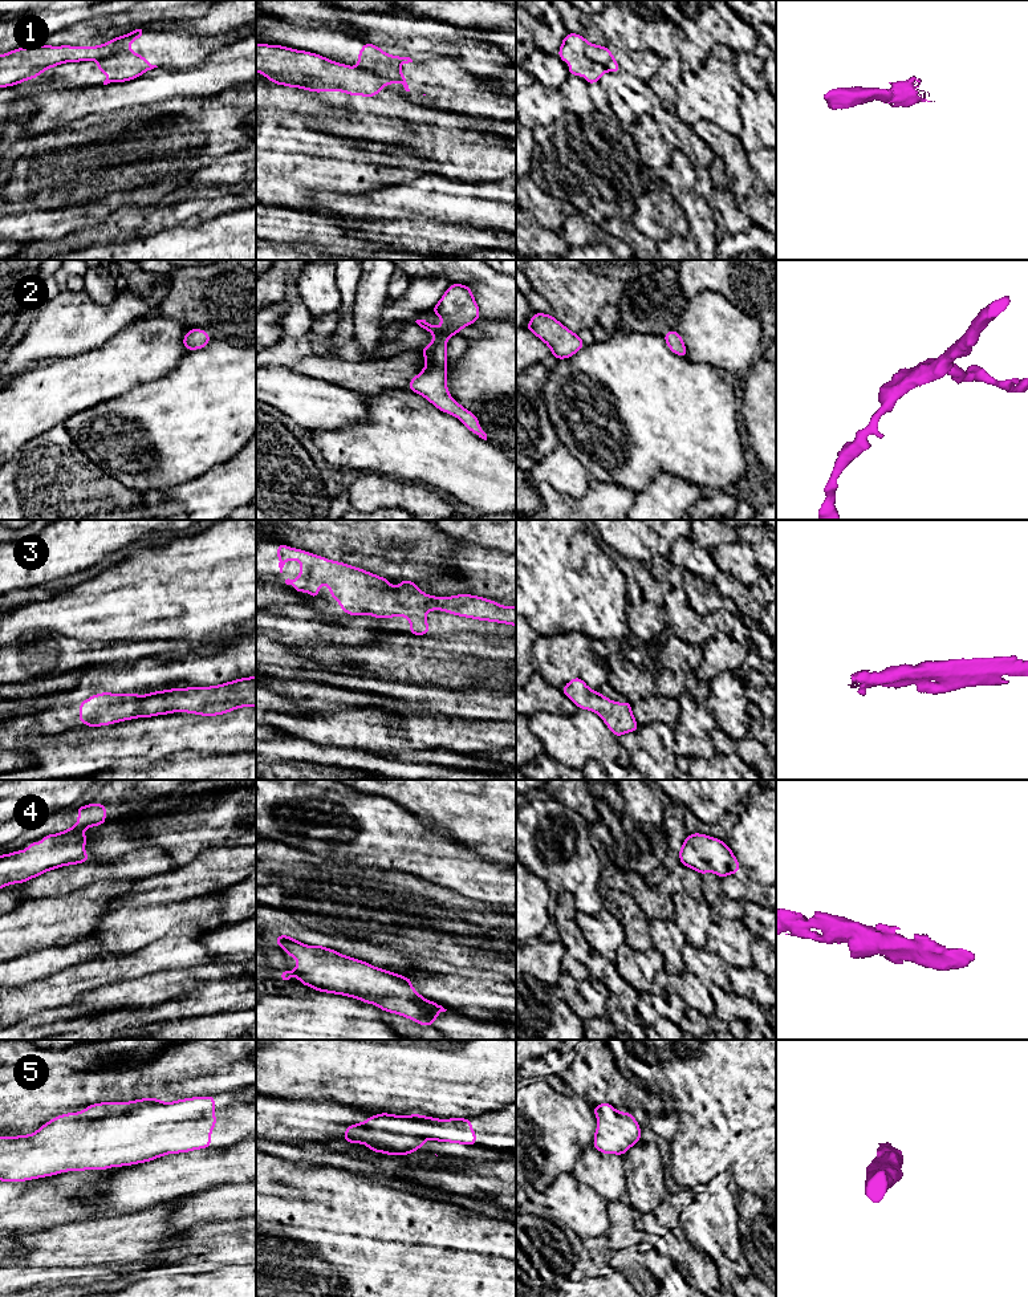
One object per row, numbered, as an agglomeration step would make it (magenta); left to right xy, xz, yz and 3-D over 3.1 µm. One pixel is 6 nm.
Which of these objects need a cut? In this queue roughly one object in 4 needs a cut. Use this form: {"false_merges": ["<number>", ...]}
{"false_merges": ["1"]}

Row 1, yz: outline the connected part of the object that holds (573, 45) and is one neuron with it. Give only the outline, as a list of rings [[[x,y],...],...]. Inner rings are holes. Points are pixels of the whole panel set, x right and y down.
[[[566,33],[558,49],[558,57],[565,64],[572,61],[572,66],[566,66],[569,74],[582,78],[588,85],[600,82],[601,76],[606,72],[602,64],[592,61],[585,54],[588,41],[577,33]]]

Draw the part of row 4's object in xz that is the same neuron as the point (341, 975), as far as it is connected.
[[[288,935],[275,936],[275,943],[297,959],[294,971],[281,971],[283,984],[296,975],[301,984],[318,992],[354,997],[423,1026],[432,1026],[438,1013],[447,1011],[422,997],[411,985],[413,977],[373,967],[324,946],[306,946]]]

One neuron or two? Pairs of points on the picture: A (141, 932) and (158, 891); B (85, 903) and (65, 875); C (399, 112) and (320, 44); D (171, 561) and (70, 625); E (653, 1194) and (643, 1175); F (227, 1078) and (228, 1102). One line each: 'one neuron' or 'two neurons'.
A: two neurons
B: two neurons
C: two neurons
D: one neuron
E: one neuron
F: two neurons

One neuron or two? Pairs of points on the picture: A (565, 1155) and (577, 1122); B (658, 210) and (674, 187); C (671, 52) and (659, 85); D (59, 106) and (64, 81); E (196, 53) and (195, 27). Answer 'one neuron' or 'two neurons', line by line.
A: one neuron
B: two neurons
C: one neuron
D: two neurons
E: two neurons

